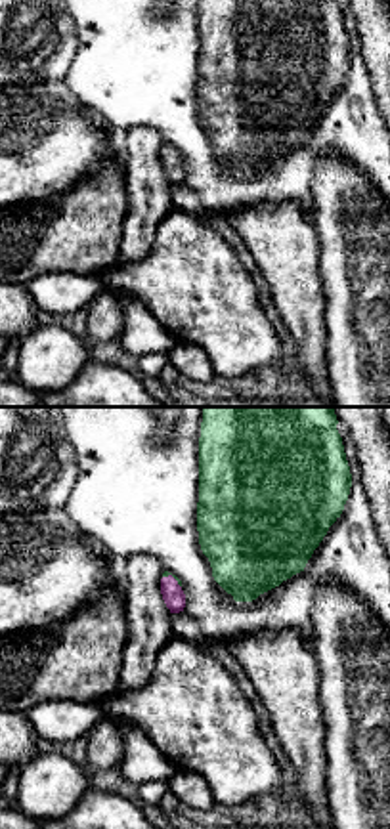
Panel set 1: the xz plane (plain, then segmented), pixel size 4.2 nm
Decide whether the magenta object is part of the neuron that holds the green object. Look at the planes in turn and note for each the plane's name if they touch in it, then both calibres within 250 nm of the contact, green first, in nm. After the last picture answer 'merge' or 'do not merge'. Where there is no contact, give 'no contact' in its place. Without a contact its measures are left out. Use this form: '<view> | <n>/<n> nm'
xz | 20/90 nm

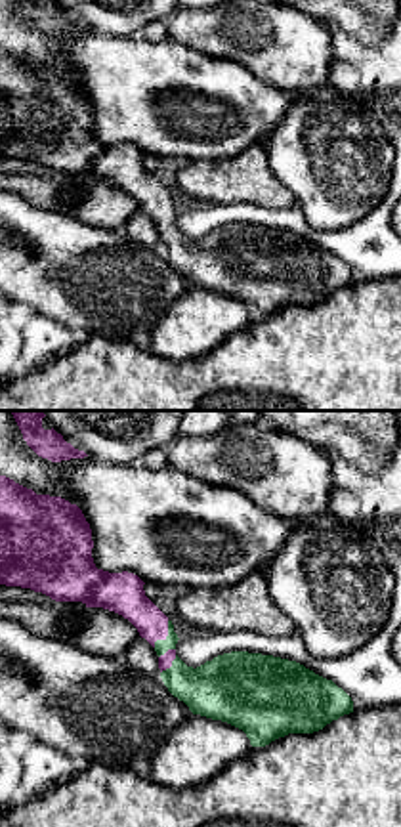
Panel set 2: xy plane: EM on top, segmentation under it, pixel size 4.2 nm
xy | 60/170 nm

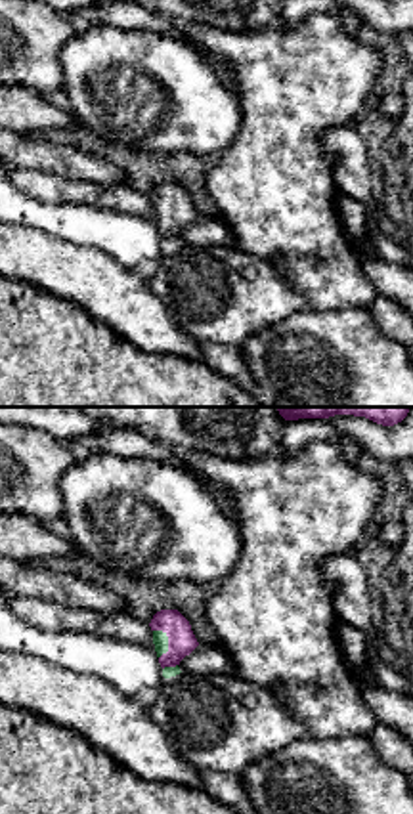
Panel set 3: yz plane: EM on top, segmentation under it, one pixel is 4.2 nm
yz | 60/120 nm

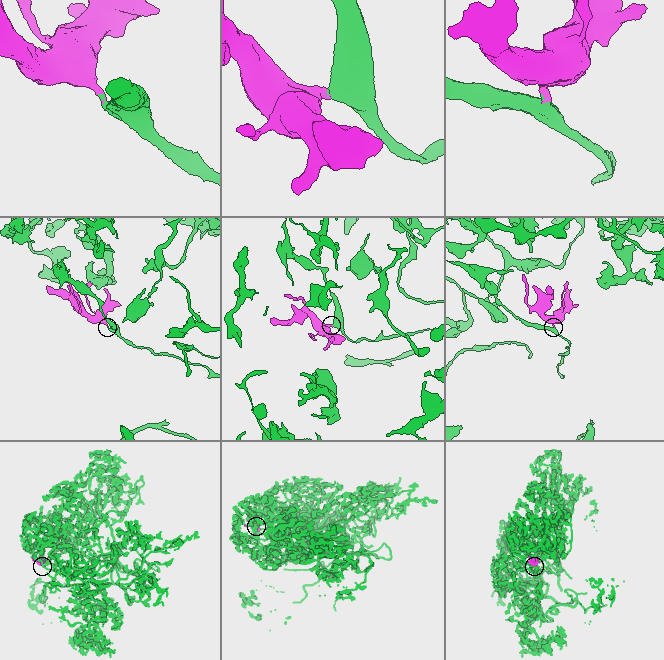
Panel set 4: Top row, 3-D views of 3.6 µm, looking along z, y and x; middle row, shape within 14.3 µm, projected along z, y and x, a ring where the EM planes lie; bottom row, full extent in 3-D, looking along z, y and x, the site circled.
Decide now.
merge

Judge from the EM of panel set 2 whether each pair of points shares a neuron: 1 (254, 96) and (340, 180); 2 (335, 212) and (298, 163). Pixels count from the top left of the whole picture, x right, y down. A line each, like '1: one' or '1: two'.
1: two
2: one

